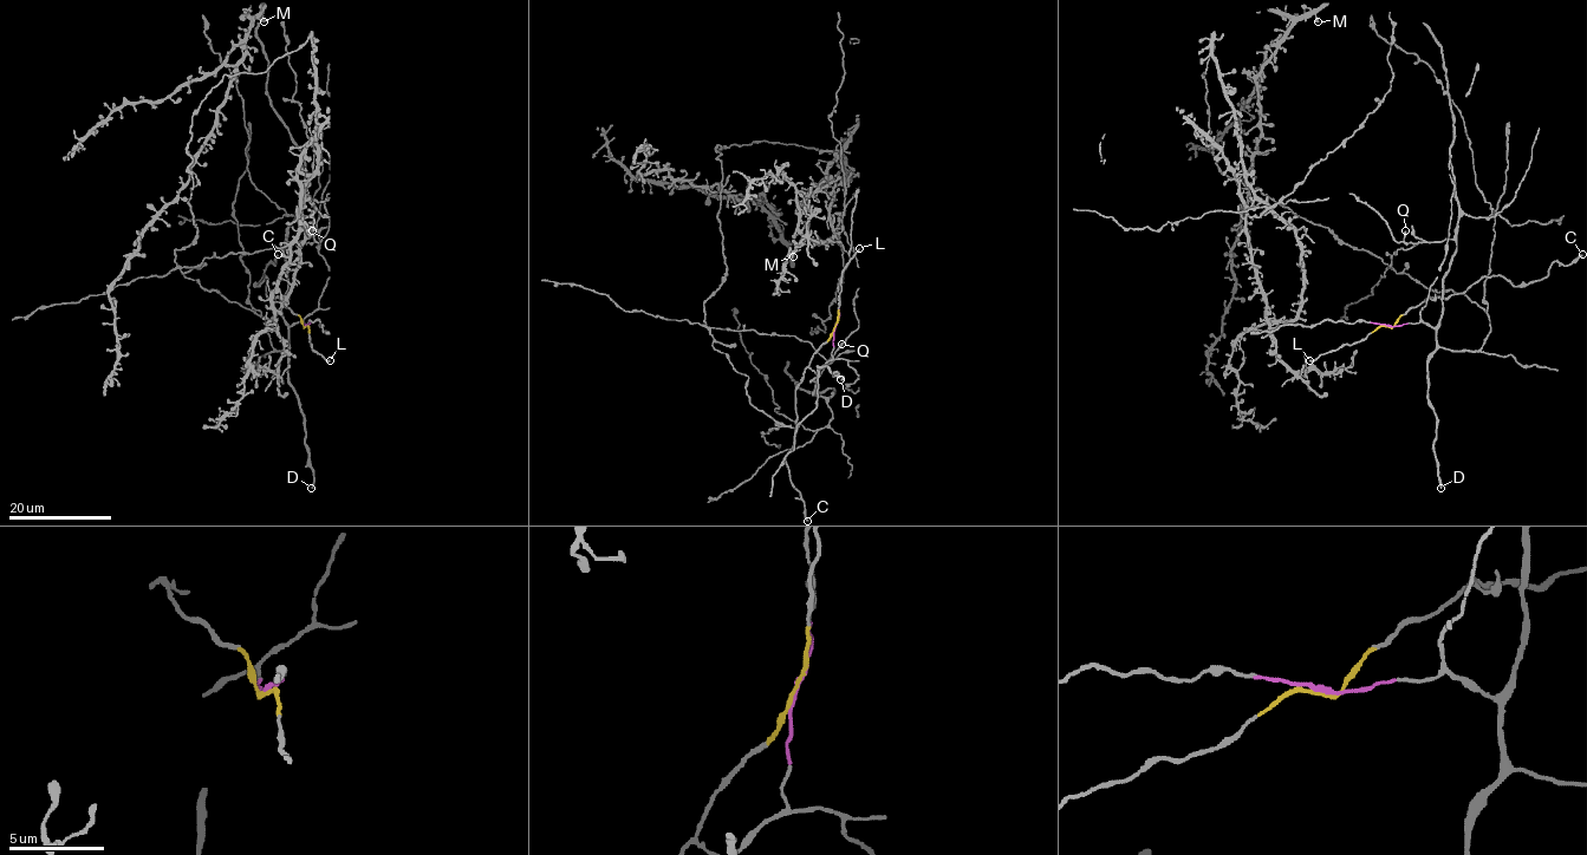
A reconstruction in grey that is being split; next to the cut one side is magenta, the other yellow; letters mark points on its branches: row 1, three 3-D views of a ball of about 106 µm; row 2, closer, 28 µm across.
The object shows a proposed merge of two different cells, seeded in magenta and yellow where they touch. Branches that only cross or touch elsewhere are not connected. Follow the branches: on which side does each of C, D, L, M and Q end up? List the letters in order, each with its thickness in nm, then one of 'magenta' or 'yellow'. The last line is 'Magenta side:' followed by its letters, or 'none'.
C: 280 nm thick; yellow
D: 280 nm thick; magenta
L: 240 nm thick; yellow
M: 400 nm thick; magenta
Q: 320 nm thick; magenta
Magenta side: D, M, Q

